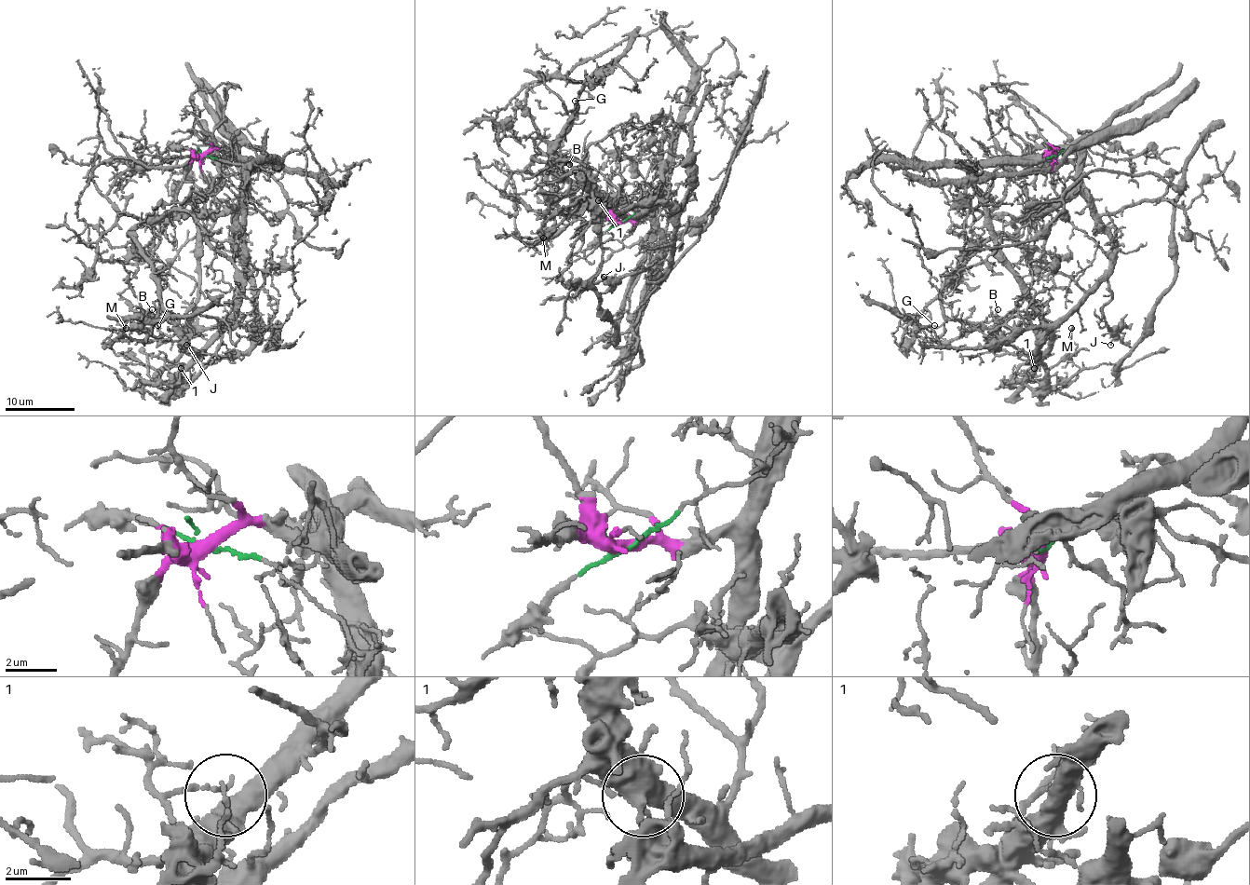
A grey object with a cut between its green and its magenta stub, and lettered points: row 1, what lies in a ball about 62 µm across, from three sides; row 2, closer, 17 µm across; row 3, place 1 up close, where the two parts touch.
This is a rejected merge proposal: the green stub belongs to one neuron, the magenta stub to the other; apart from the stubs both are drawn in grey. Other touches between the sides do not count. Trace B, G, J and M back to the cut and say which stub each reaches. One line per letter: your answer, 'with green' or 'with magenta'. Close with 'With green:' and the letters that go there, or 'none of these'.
B: with green
G: with green
J: with green
M: with magenta
With green: B, G, J

